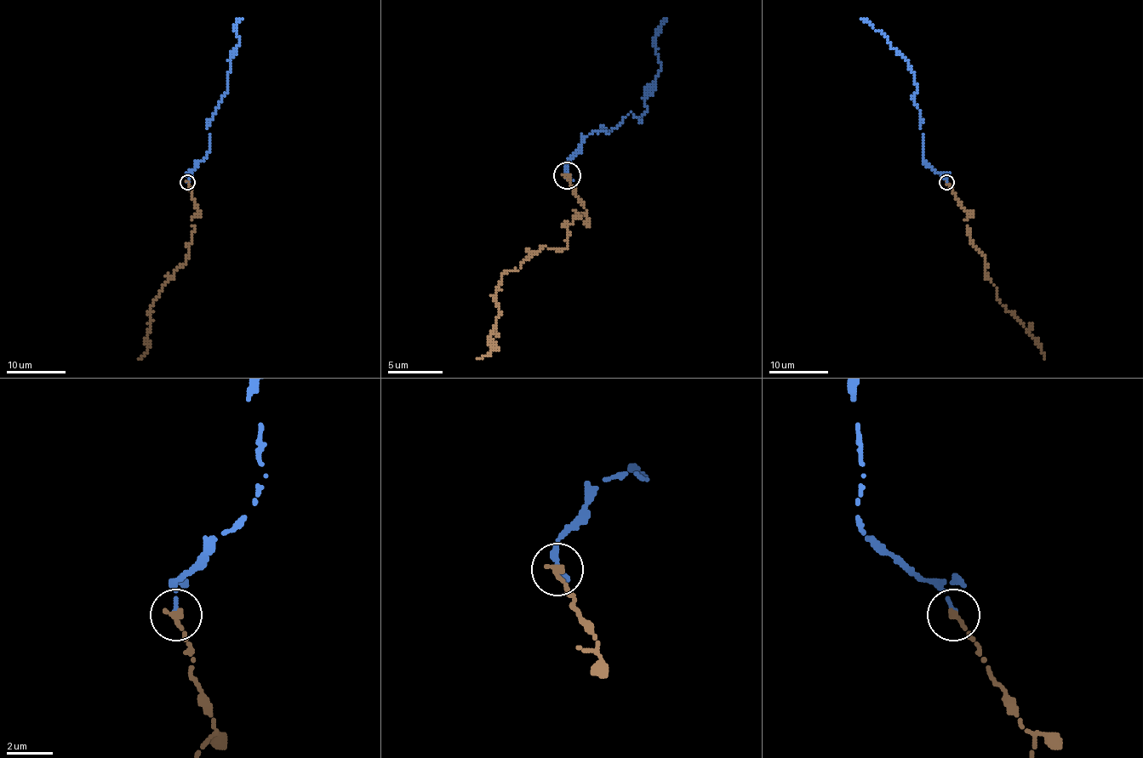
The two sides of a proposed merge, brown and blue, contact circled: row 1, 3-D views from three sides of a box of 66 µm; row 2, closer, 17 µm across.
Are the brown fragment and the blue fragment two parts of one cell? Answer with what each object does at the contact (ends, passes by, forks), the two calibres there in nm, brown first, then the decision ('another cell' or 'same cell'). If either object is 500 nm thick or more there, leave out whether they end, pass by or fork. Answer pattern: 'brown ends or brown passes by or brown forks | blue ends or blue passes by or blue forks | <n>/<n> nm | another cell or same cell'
brown ends | blue ends | 320/170 nm | same cell

